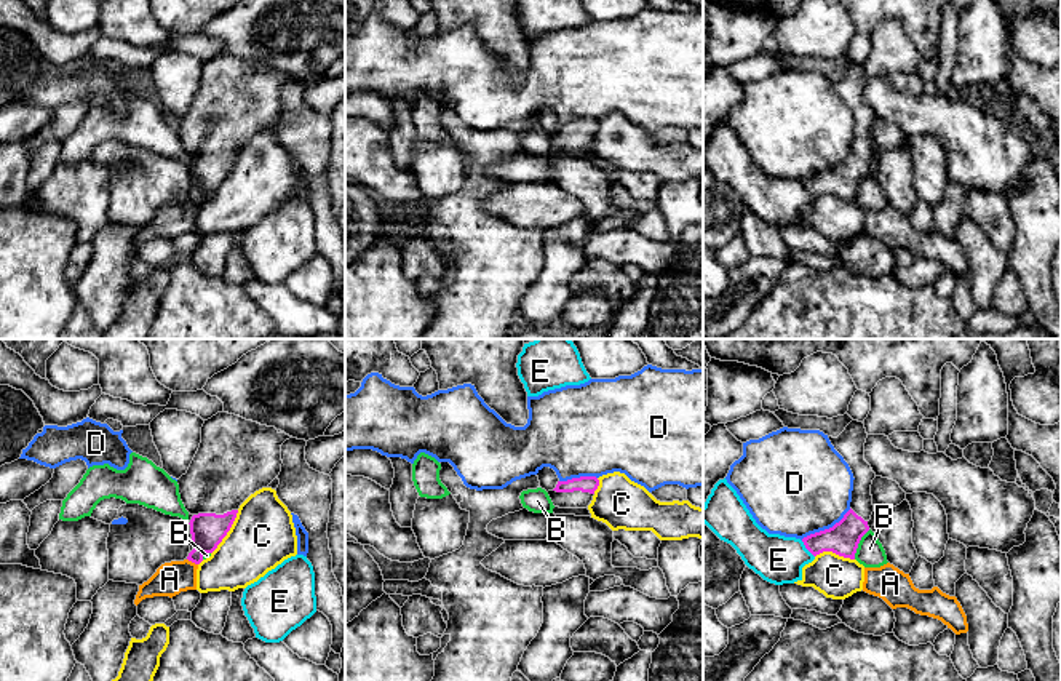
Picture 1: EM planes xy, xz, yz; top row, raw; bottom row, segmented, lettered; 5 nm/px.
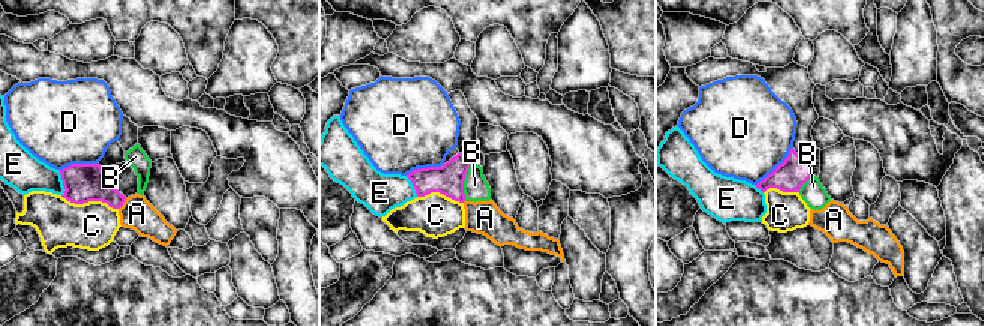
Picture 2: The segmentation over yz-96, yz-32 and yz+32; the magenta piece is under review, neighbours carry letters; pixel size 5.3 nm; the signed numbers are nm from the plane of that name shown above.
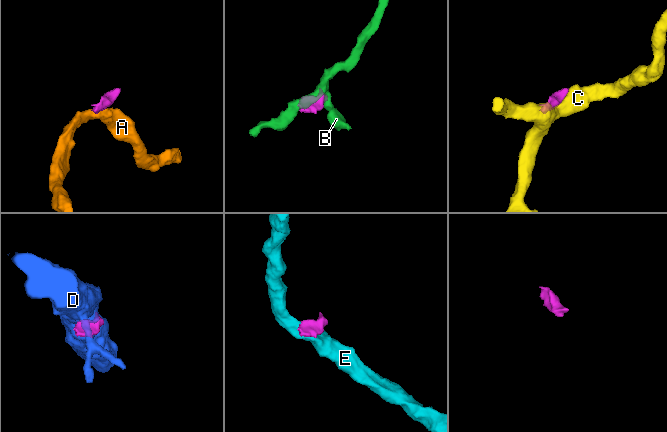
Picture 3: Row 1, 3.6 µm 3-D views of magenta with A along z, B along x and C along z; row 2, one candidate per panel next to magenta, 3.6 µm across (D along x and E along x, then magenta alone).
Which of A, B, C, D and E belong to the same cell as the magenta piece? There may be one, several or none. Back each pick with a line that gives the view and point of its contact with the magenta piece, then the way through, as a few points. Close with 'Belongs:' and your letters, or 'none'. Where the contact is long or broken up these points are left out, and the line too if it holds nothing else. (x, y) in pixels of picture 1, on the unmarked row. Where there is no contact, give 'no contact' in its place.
Belongs: none

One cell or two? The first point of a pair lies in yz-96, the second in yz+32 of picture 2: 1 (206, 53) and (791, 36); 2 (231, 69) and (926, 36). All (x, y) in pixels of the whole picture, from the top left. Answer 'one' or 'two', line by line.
1: two
2: one

